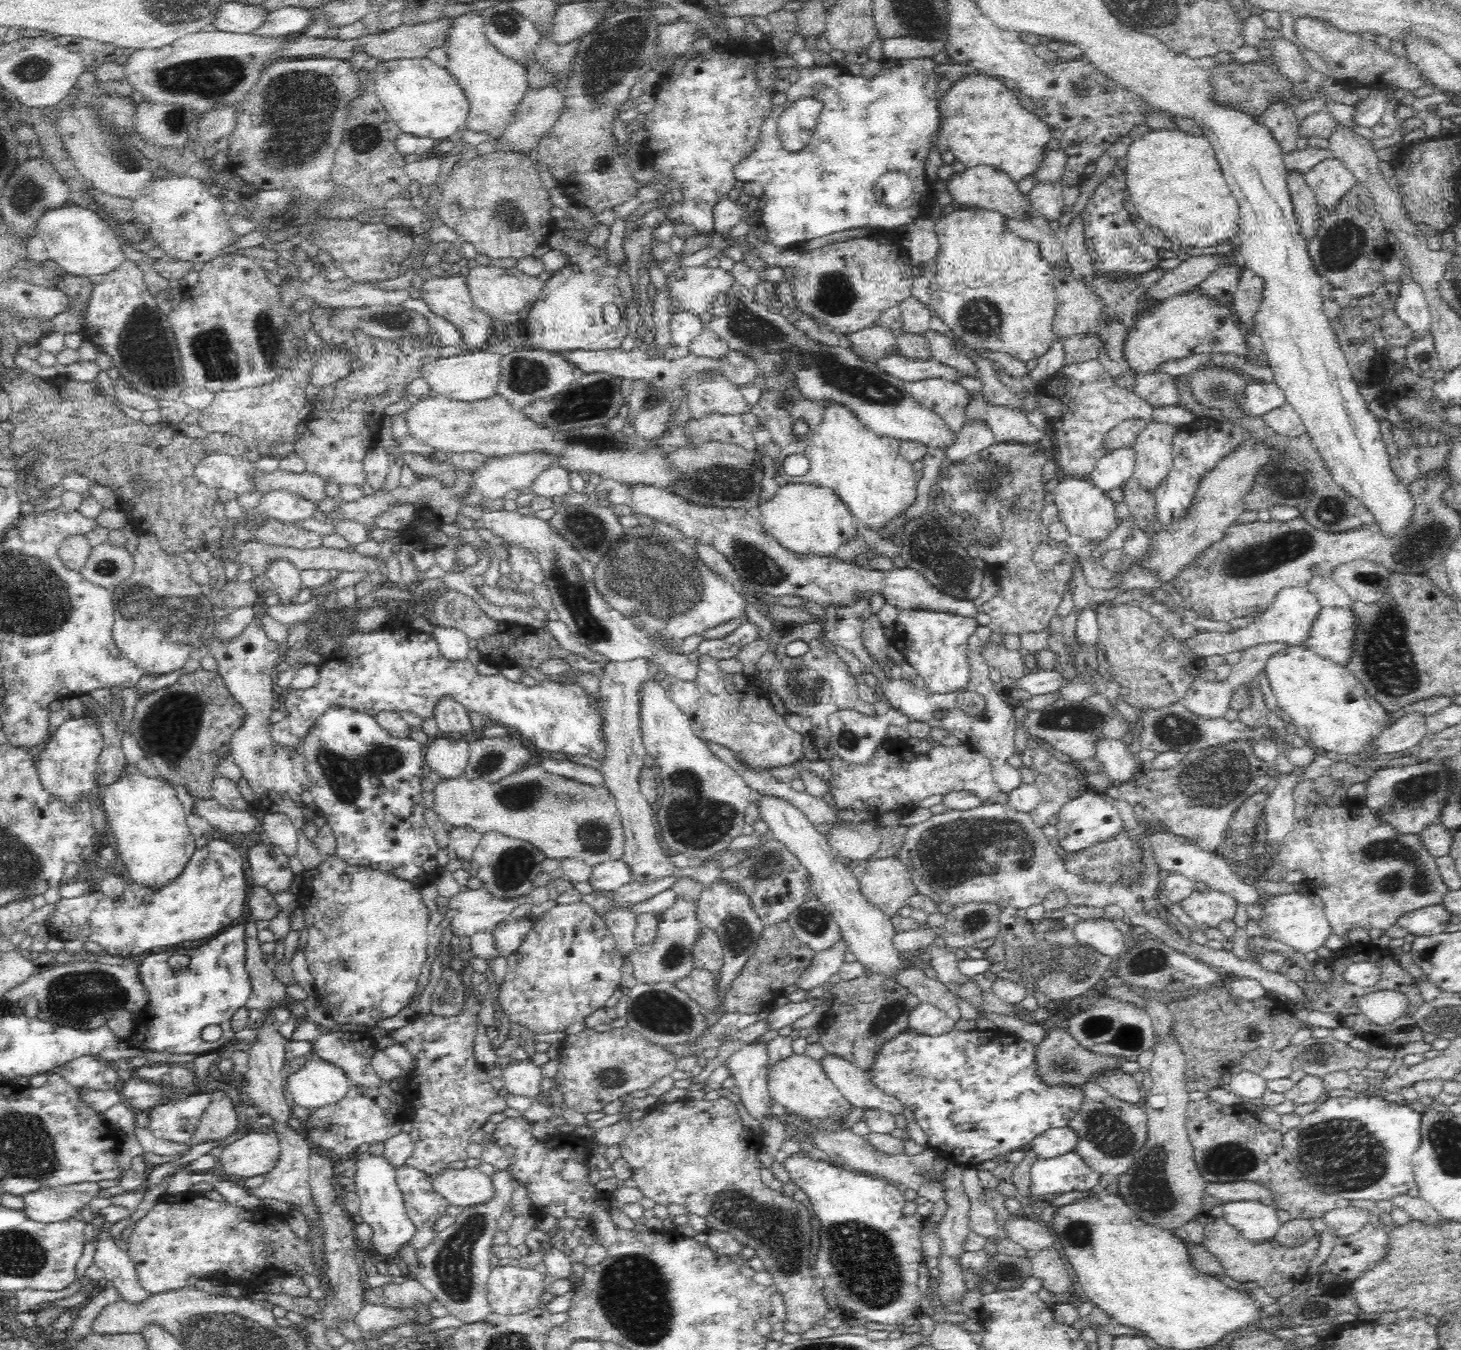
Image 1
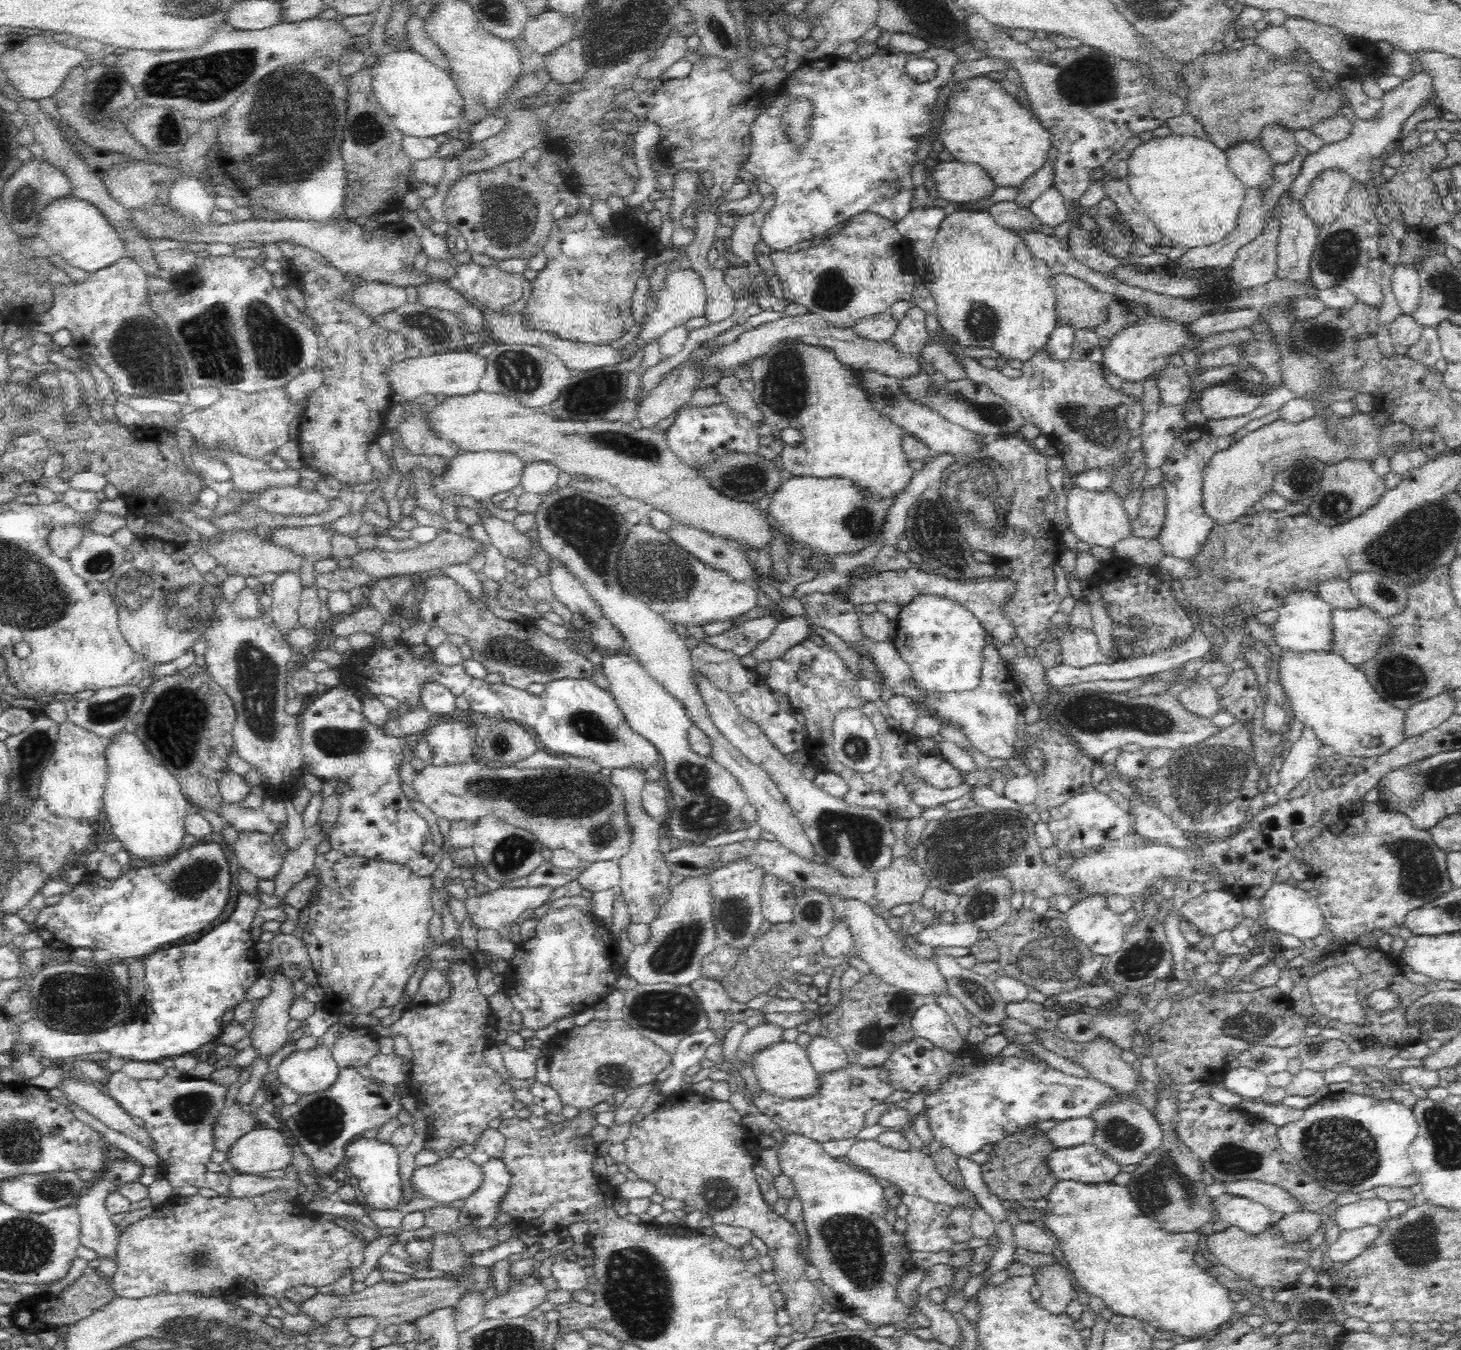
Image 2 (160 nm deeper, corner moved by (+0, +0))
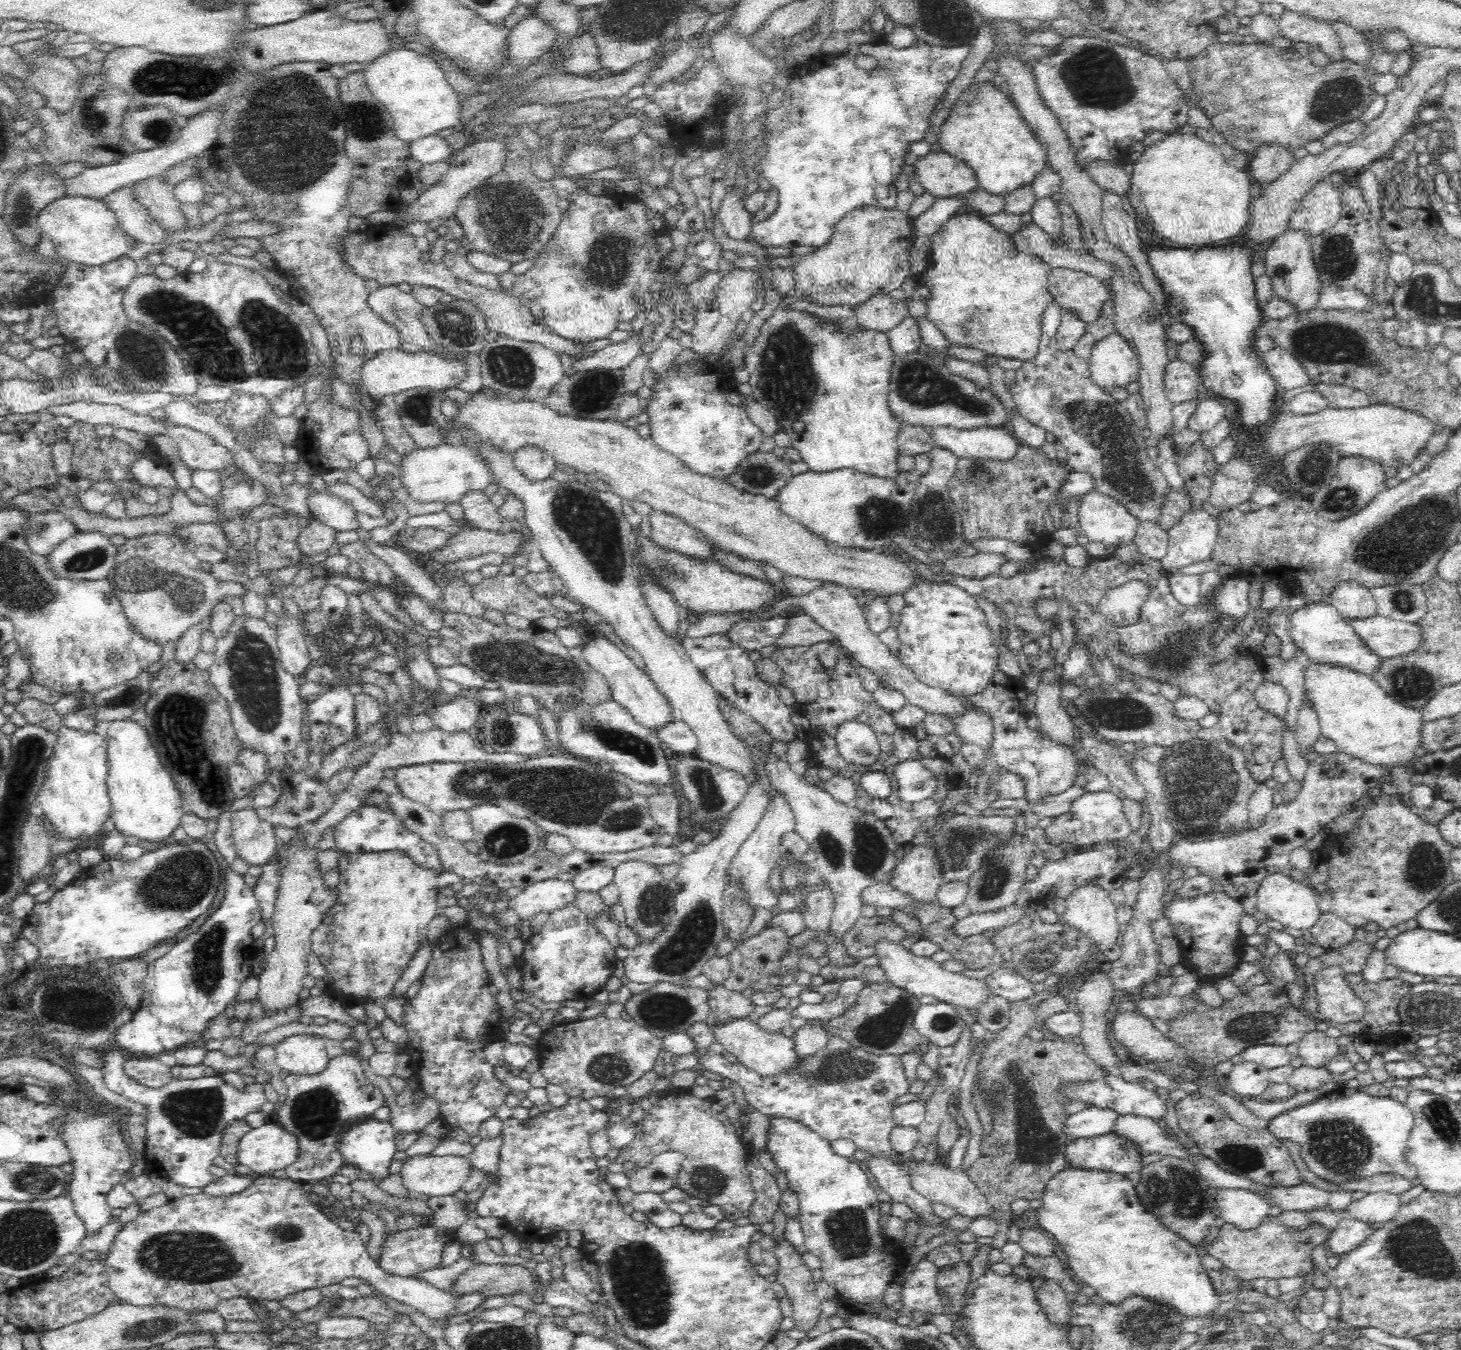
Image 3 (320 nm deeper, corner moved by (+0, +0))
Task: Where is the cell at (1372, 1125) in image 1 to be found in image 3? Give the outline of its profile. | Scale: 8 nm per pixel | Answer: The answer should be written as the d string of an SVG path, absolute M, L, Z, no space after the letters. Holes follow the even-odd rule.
M1345 1086L1330 1091L1314 1102L1282 1114L1269 1124L1276 1138L1300 1146L1300 1156L1320 1180L1338 1185L1358 1182L1364 1178L1395 1174L1408 1180L1417 1177L1416 1167L1407 1159L1407 1140L1415 1126L1414 1114L1405 1103L1392 1097L1381 1097L1376 1090L1353 1089Z

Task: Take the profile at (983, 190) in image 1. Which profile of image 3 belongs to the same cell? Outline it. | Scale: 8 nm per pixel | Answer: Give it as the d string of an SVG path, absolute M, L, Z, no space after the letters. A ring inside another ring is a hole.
M930 152L914 164L917 181L936 199L964 196L977 190L974 170L958 158L942 152Z

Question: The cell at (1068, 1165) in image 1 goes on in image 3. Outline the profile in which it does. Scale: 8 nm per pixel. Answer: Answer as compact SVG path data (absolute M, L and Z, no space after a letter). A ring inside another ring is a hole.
M1109 1134L1069 1141L1064 1149L1065 1168L1126 1175L1140 1170L1142 1154L1127 1140Z

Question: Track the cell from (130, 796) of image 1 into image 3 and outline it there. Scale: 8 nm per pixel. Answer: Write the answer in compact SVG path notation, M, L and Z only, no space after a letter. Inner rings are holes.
M81 709L62 716L62 724L76 730L101 734L108 747L107 789L111 802L109 817L114 820L115 829L128 838L138 838L139 842L172 841L172 834L180 827L182 816L182 795L172 776L162 766L160 756L152 748L148 734L142 723L128 720L98 722L88 718Z

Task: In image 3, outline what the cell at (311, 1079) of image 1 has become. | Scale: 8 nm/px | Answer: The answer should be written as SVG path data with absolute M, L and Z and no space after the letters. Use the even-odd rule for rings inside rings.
M317 1035L291 1036L275 1046L276 1063L293 1077L311 1077L322 1074L328 1068L332 1056L326 1052L324 1038Z

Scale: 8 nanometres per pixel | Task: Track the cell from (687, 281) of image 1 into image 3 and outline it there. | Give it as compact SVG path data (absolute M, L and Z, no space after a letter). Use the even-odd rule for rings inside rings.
M646 321L638 334L635 333L634 336L628 336L623 341L612 343L601 350L594 351L588 354L584 360L580 360L580 362L575 362L574 360L568 374L595 368L626 368L636 356L642 353L644 344L648 344L652 340L652 334L656 334L658 326L660 326L658 322Z

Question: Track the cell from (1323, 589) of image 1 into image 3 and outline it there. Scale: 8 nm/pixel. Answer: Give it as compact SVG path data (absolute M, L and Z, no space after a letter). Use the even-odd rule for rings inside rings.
M1355 580L1338 582L1328 595L1330 602L1344 620L1377 614L1377 606L1368 587L1358 584Z

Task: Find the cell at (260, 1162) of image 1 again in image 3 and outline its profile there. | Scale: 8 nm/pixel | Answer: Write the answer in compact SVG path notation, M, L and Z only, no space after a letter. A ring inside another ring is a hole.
M264 1124L252 1128L240 1139L237 1146L237 1159L239 1164L248 1166L254 1175L263 1176L294 1164L299 1157L299 1150L299 1144L293 1134L283 1130L278 1124Z

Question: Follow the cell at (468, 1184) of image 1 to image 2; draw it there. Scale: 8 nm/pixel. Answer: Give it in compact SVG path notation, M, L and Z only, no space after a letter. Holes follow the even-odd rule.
M446 1157L430 1165L417 1167L411 1181L420 1192L444 1206L460 1202L478 1192L484 1180L483 1170L467 1157Z

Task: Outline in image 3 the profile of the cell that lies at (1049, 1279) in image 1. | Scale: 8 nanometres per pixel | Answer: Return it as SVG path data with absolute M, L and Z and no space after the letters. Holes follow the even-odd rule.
M1047 1279L1035 1289L1035 1293L1037 1301L1050 1321L1068 1325L1072 1303L1071 1294L1064 1290L1058 1280Z

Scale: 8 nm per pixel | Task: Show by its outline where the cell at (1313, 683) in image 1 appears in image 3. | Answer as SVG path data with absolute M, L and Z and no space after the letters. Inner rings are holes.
M1310 660L1301 676L1303 704L1315 712L1322 736L1336 742L1340 752L1391 768L1420 757L1415 756L1423 725L1419 709L1396 702L1371 675L1352 667Z

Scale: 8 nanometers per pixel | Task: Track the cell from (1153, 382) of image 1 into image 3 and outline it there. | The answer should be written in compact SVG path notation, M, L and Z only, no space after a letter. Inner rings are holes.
M1180 358L1171 360L1163 378L1167 399L1173 404L1188 402L1198 396L1197 374L1191 363Z

